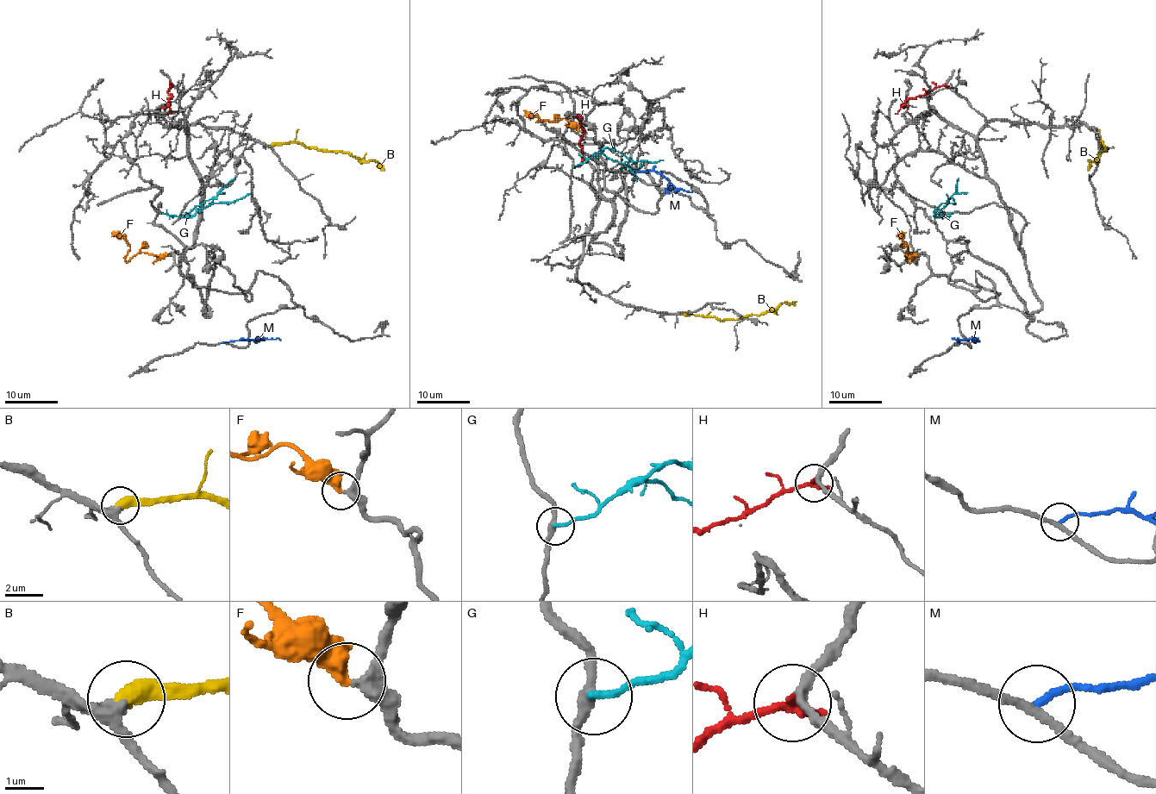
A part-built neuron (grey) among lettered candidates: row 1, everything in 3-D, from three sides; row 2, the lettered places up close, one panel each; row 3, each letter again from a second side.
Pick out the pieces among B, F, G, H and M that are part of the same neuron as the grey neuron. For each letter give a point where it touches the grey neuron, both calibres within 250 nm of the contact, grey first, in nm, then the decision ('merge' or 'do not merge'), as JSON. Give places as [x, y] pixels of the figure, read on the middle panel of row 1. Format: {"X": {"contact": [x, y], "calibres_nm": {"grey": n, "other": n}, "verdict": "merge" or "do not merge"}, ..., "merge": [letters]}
{"B": {"contact": [684, 314], "calibres_nm": {"grey": 320, "other": 440}, "verdict": "merge"}, "F": {"contact": [579, 131], "calibres_nm": {"grey": 300, "other": 480}, "verdict": "merge"}, "G": {"contact": [574, 165], "calibres_nm": {"grey": 240, "other": 180}, "verdict": "do not merge"}, "H": {"contact": [583, 159], "calibres_nm": {"grey": 240, "other": 280}, "verdict": "do not merge"}, "M": {"contact": [634, 173], "calibres_nm": {"grey": 200, "other": 170}, "verdict": "do not merge"}, "merge": ["B", "F"]}

